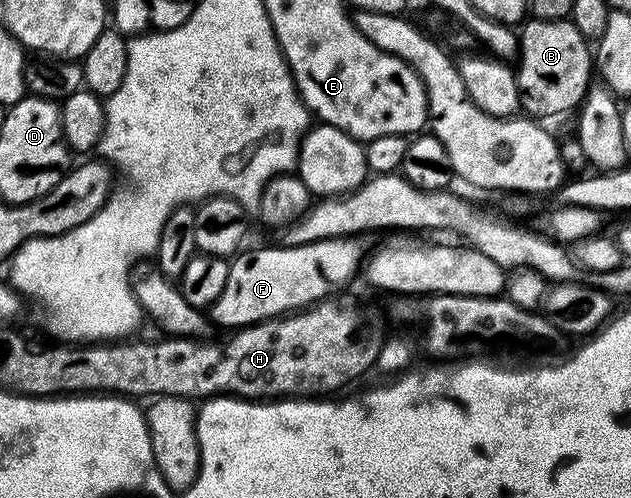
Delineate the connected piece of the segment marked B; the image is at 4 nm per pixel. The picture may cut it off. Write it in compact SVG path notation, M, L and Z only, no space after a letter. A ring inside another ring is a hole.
M531 18L522 28L523 32L518 33L517 57L520 109L531 118L563 116L571 111L574 113L585 99L587 88L593 83L592 45L581 34L581 30L571 24L570 19Z

